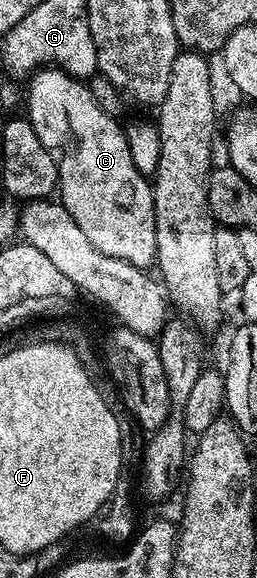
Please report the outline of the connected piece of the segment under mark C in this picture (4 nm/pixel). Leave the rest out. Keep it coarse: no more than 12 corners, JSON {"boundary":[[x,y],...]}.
{"boundary":[[39,68],[25,113],[100,252],[156,262],[151,179],[85,81]]}

